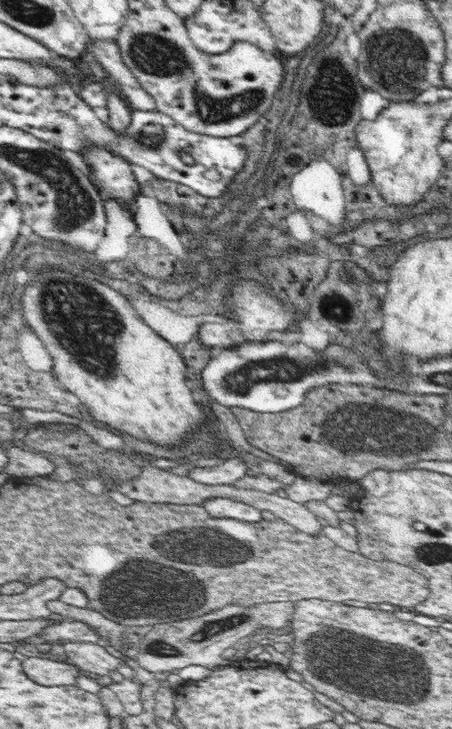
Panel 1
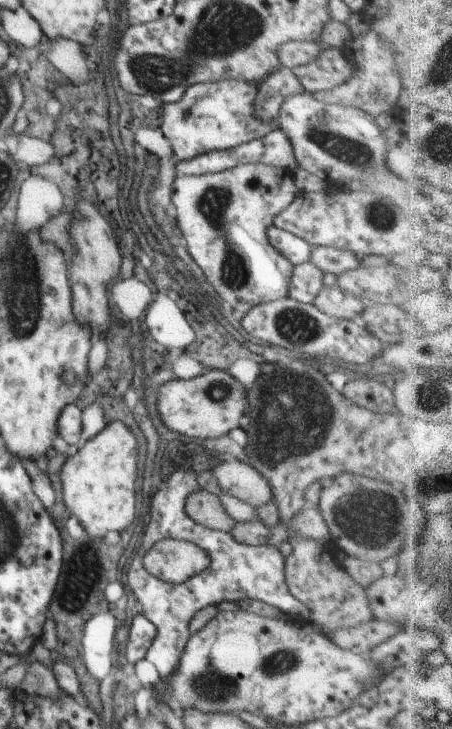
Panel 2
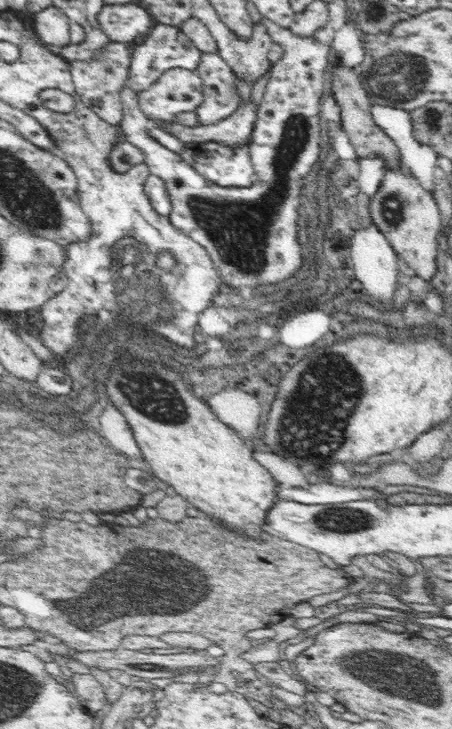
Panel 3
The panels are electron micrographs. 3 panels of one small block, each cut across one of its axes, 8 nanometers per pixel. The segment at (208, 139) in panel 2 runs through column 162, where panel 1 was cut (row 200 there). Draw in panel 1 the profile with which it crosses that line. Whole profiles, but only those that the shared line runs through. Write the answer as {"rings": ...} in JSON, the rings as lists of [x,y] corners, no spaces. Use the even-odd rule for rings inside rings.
{"rings":[[[92,145],[83,152],[83,156],[89,164],[90,182],[97,189],[101,188],[104,190],[108,195],[108,201],[115,201],[118,205],[122,205],[126,211],[131,212],[134,220],[135,212],[132,211],[133,199],[140,193],[140,185],[134,179],[134,174],[130,169],[131,164],[124,157],[120,157],[118,153],[112,153],[106,147],[94,147]]]}

